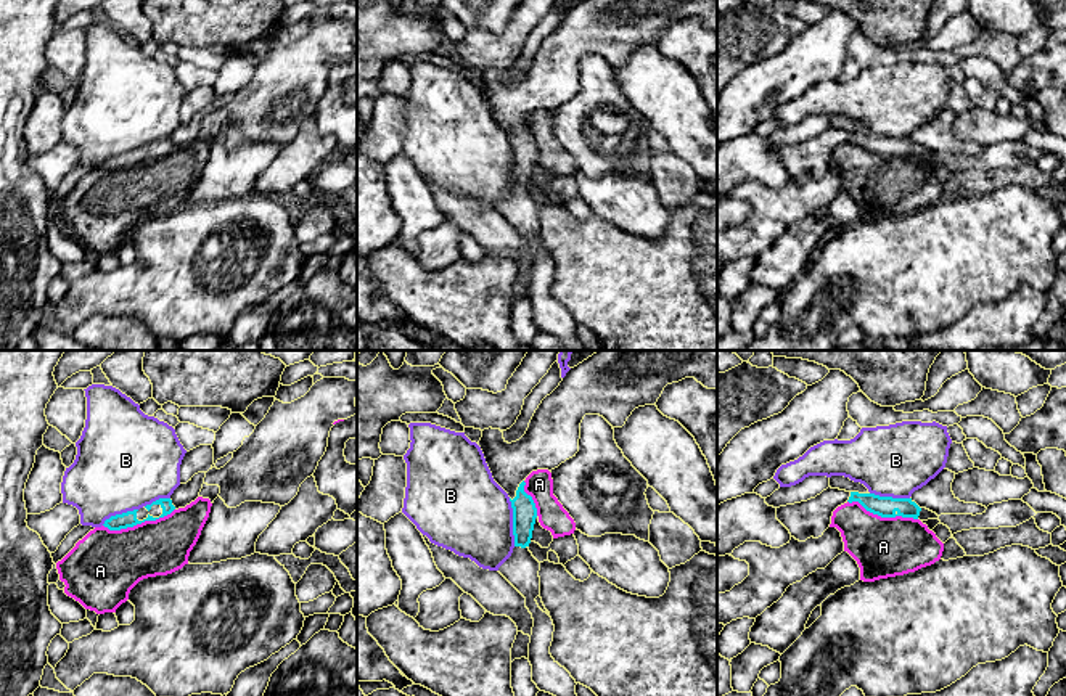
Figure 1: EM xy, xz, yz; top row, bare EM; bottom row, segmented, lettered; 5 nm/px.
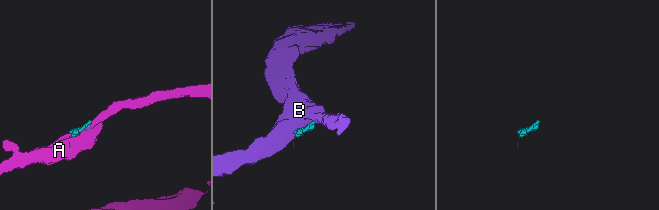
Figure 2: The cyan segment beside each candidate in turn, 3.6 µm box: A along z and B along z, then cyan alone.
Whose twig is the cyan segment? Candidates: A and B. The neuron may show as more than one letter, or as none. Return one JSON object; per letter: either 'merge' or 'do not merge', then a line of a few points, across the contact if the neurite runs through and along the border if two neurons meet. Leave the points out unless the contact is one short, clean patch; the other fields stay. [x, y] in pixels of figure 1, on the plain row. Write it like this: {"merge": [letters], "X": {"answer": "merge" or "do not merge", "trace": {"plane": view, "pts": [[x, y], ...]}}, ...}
{"merge": [], "A": {"answer": "do not merge"}, "B": {"answer": "do not merge"}}

